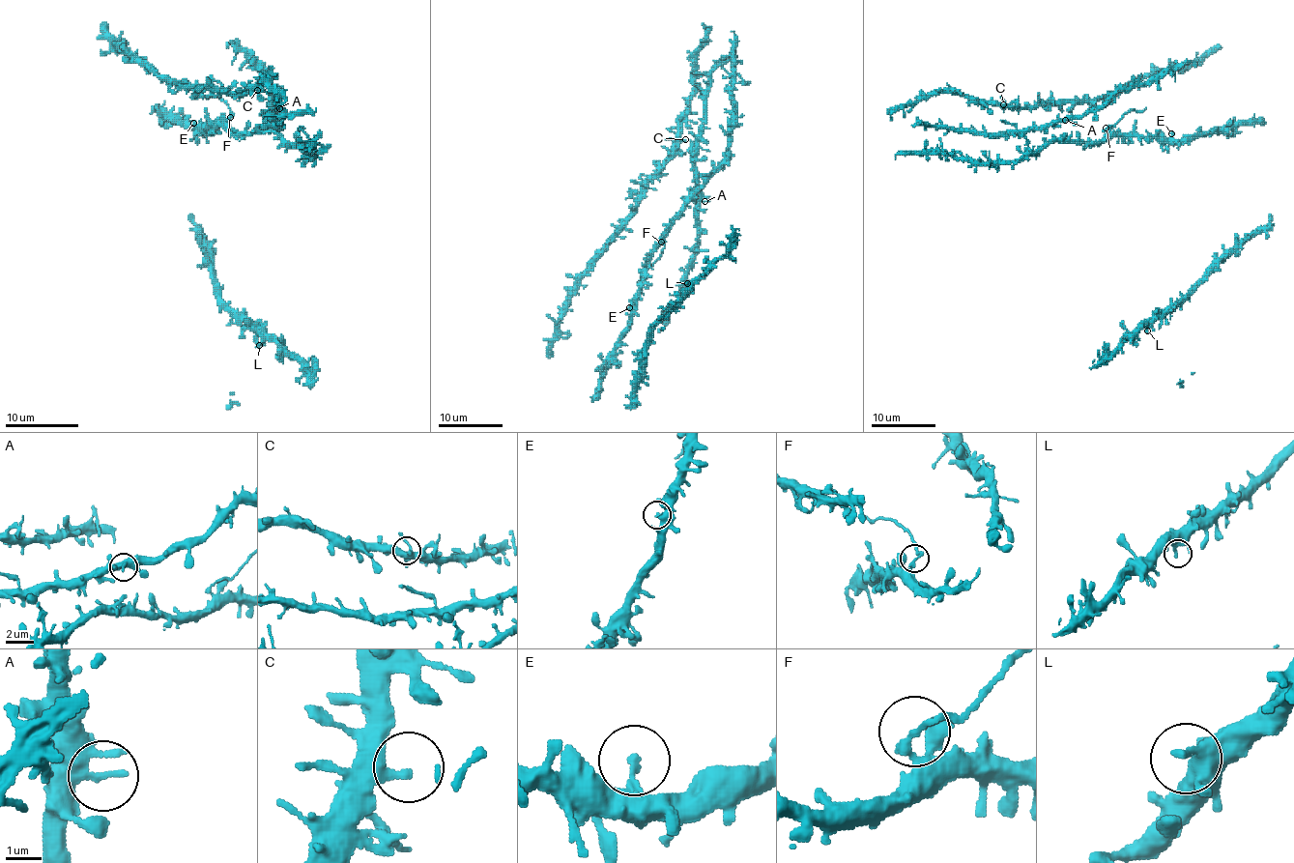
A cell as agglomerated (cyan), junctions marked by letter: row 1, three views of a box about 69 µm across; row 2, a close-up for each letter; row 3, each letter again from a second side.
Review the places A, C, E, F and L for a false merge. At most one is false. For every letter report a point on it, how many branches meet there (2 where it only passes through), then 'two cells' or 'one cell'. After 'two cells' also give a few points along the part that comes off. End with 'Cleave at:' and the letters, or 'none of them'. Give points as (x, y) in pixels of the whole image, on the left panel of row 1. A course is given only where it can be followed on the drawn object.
A: (279, 108) | 2 | one cell
C: (257, 90) | 2 | one cell
E: (193, 123) | 1 | one cell
F: (230, 117) | 2 | two cells | (230, 117), (234, 113), (217, 97), (206, 97), (203, 94)
L: (259, 345) | 1 | one cell
Cleave at: F

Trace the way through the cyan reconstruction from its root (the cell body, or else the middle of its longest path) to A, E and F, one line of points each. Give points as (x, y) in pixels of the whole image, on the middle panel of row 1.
A: (644, 269), (646, 256), (671, 218), (697, 188), (697, 184), (700, 198), (704, 201)
E: (644, 269), (642, 292), (629, 307)
F: (644, 269), (646, 256), (661, 242)

